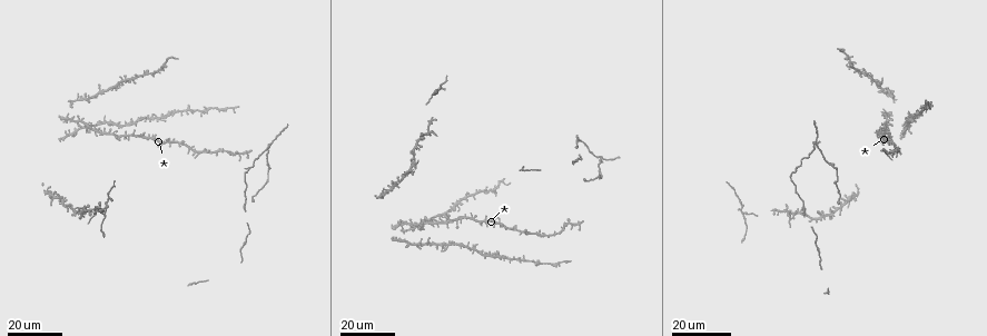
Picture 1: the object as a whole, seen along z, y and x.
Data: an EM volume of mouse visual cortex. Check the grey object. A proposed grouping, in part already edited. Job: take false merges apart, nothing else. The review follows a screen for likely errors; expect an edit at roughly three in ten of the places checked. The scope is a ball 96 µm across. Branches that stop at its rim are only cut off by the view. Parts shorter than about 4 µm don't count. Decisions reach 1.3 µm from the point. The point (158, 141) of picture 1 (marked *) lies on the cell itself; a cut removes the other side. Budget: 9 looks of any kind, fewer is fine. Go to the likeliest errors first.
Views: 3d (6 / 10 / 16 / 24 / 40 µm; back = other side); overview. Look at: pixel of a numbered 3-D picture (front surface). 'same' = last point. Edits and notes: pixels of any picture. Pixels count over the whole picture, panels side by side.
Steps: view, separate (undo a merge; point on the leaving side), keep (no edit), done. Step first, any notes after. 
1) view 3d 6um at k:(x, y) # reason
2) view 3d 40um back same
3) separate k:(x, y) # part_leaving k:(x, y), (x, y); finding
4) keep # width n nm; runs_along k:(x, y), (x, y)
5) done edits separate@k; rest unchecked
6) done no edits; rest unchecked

view 3d 24um at 1:(107, 209) # four arms meet

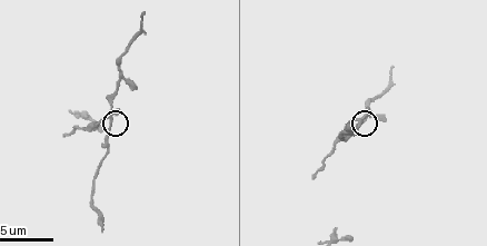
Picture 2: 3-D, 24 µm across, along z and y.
view 3d 6um at 2:(357, 120)

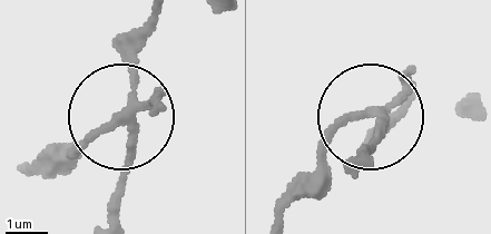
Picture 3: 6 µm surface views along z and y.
separate 3:(80, 146) # width 190 nm; part_leaving 3:(121, 116), (30, 169); two cells meet here

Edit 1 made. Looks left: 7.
view overview # redraw

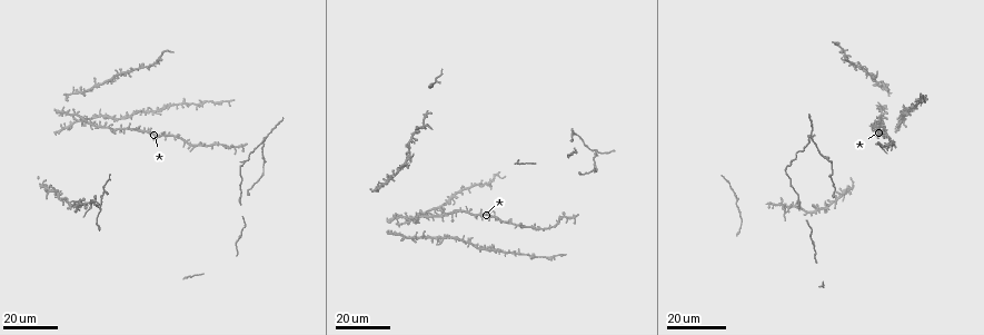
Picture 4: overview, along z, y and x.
view 3d 16um at 4:(265, 138) # four or more arms meet

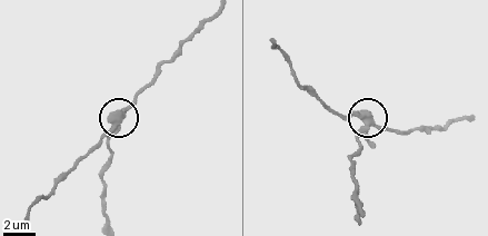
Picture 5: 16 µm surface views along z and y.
view 3d 6um at 5:(113, 124)

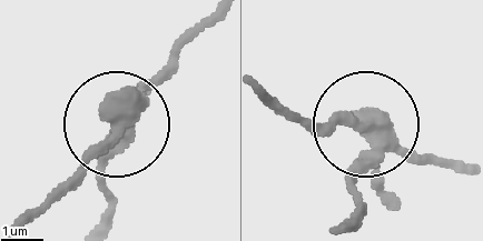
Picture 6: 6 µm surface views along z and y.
view 3d 6um back at 6:(113, 132)

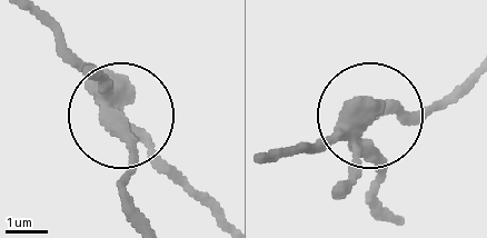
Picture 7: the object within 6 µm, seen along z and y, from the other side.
separate 7:(132, 146) # arms 5; two cells meet here

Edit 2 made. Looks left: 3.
view 3d 24um at 4:(424, 124) # four or more arms meet

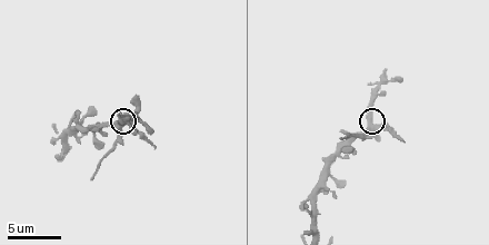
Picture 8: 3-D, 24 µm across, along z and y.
view 3d 10um at 8:(372, 127) # closer look

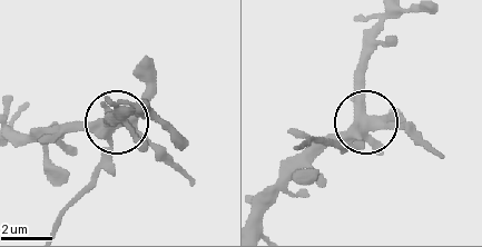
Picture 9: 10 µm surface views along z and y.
keep # width 440 nm; continuous, no second cell

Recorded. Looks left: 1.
done edits separate@3, separate@7; rest unchecked

